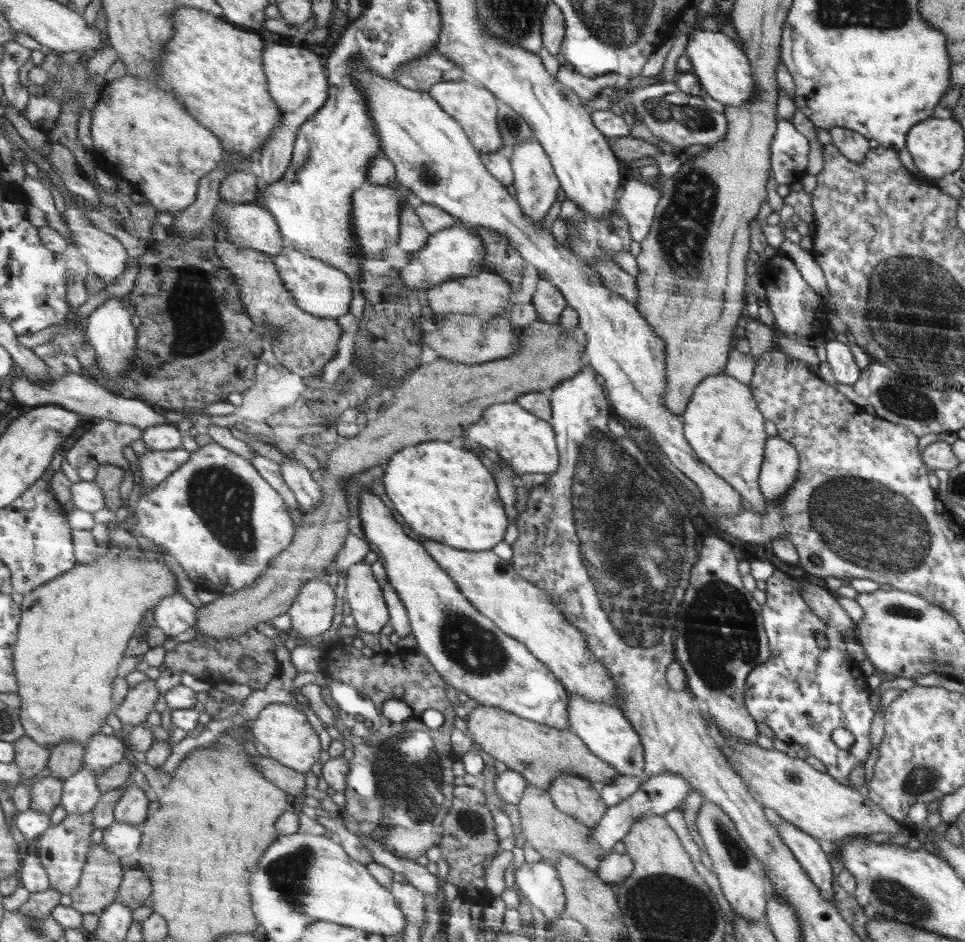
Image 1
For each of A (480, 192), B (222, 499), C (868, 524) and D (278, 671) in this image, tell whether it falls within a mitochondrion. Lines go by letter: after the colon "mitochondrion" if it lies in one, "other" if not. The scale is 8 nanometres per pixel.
A: other
B: mitochondrion
C: mitochondrion
D: other

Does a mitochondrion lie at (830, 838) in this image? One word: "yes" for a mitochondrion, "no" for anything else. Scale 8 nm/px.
no

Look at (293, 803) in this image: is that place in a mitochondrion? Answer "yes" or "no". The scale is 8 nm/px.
no

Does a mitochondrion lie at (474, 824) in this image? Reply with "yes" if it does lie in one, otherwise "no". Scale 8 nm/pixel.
yes

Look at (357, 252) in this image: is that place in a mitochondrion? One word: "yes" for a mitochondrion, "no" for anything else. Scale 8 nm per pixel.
no

